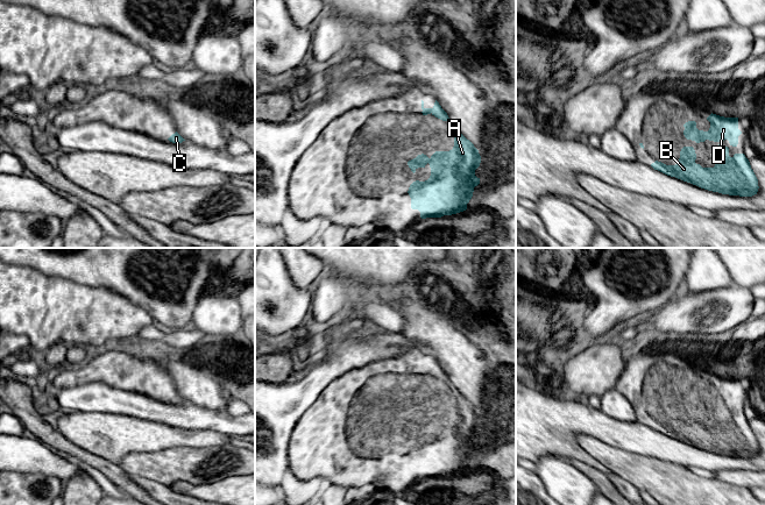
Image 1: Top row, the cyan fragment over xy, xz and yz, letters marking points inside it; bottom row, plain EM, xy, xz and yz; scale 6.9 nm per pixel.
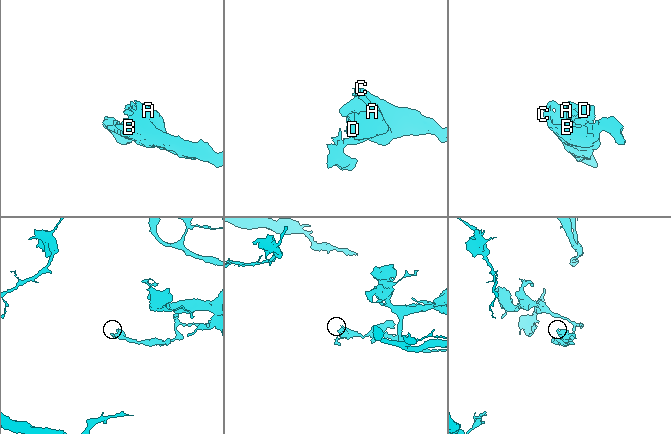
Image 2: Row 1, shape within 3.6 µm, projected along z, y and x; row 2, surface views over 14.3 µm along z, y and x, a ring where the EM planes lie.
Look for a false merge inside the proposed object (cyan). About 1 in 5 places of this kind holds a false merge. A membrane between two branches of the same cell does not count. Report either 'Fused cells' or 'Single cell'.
Single cell

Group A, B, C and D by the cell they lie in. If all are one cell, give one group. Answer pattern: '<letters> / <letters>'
A B C D

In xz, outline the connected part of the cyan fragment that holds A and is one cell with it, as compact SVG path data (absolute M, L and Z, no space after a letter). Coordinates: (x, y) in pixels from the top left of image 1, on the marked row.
M454 126L454 147L449 151L435 151L430 158L422 154L408 162L415 173L428 163L431 176L425 182L416 180L409 187L411 208L420 212L420 218L441 218L467 209L474 187L480 184L475 170L481 156L474 144Z

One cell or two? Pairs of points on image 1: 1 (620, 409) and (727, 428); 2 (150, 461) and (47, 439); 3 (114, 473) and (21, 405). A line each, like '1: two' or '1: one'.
1: two
2: two
3: one

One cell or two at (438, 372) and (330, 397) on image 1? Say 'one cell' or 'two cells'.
one cell

